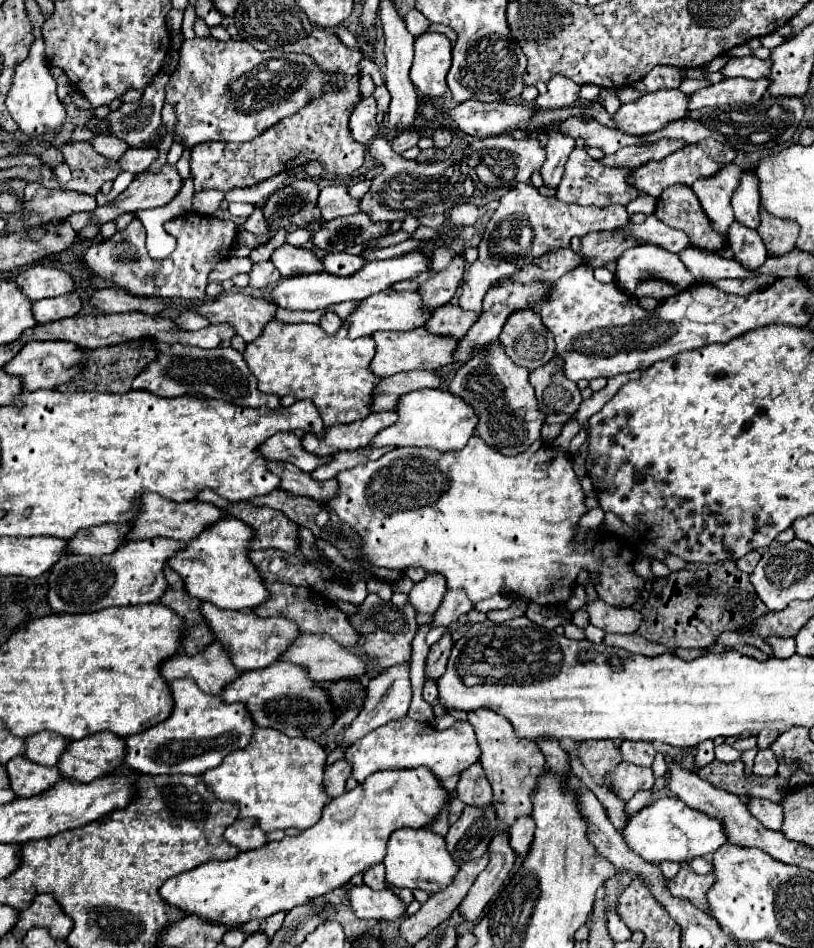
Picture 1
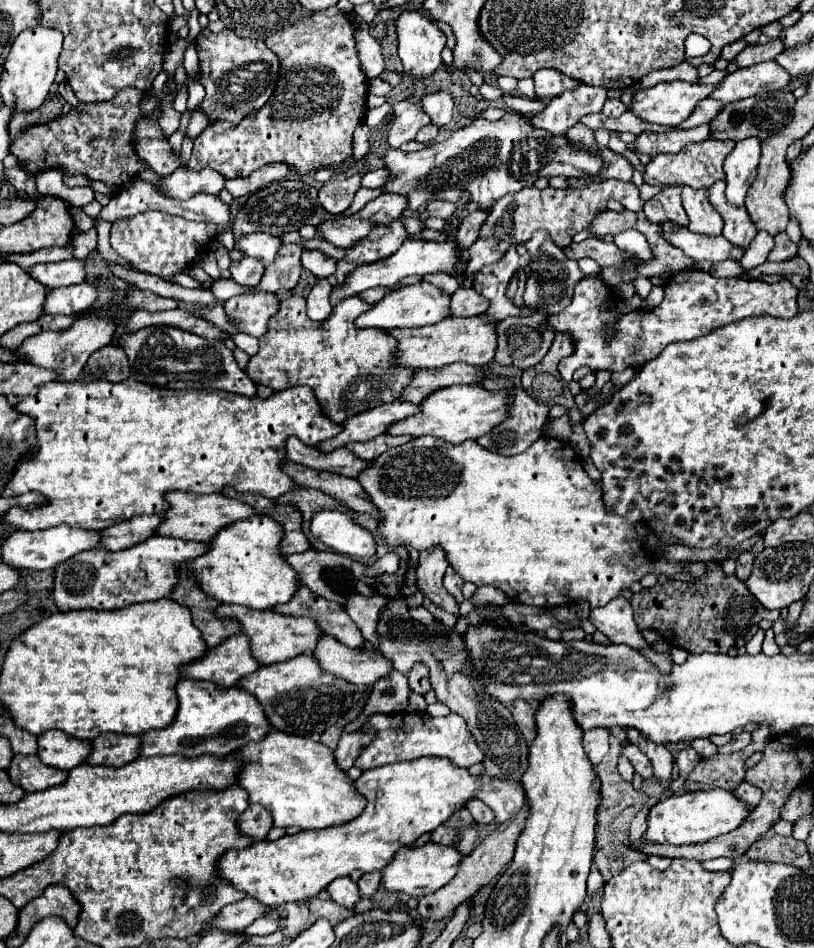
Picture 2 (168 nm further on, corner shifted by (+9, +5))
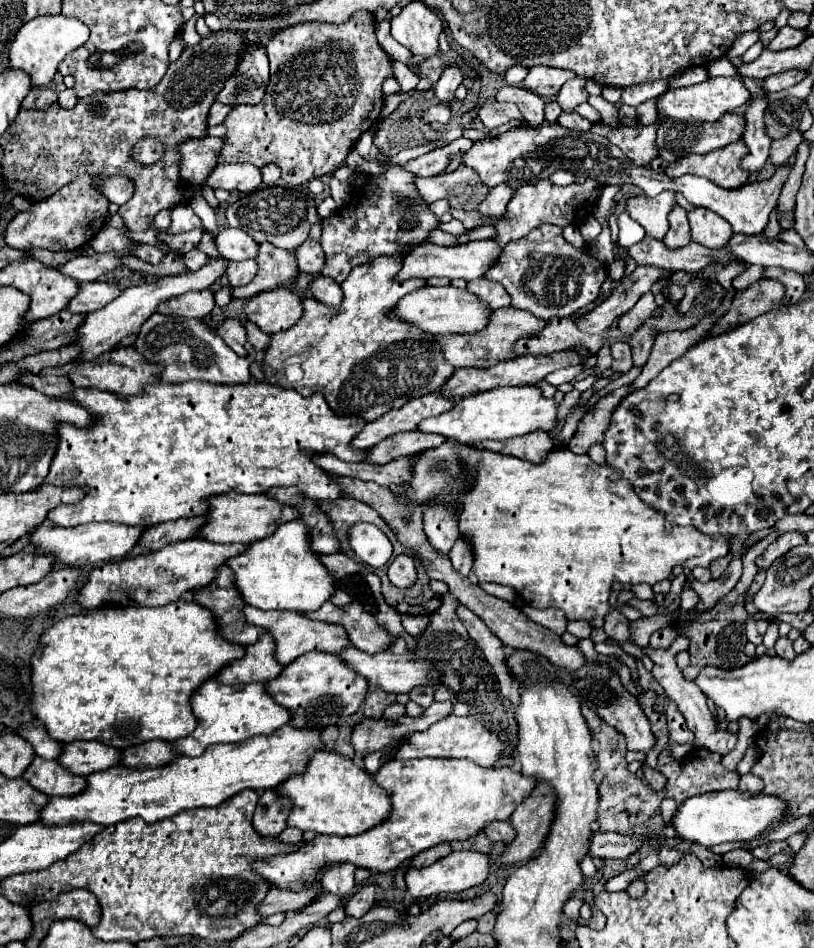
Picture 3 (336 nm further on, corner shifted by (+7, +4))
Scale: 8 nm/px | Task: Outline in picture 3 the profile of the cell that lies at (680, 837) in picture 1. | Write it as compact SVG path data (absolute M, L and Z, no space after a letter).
M712 791L704 795L688 797L678 805L670 819L670 825L680 839L700 843L704 847L714 847L726 841L750 841L758 837L768 825L778 821L784 813L784 803L778 797L764 793L740 793L740 791Z

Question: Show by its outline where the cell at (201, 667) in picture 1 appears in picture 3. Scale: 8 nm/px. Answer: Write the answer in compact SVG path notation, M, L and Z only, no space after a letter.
M264 633L254 645L246 647L244 657L228 663L214 675L218 683L240 685L240 683L266 683L282 671L282 665L274 659L274 641Z

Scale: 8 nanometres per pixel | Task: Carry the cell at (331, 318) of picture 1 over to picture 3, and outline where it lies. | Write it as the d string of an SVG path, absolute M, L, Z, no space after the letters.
M316 275L314 281L310 283L310 291L312 297L332 309L338 309L338 305L342 303L342 291L340 285L332 279L332 277L324 277L324 275Z

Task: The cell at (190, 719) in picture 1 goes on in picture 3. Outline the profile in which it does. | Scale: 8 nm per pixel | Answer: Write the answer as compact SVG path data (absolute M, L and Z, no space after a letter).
M214 679L204 681L190 697L190 705L196 715L196 729L182 737L172 741L178 755L198 757L204 753L208 745L216 743L242 743L246 739L258 737L258 735L272 735L276 729L286 725L290 721L290 713L276 705L274 699L264 689L264 683L248 683L248 685L222 685Z

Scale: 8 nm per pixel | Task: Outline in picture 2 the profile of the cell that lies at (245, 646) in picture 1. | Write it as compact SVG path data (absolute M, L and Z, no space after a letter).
M220 604L220 608L216 610L216 614L220 618L234 618L242 624L242 632L250 638L252 642L252 654L260 664L276 664L276 662L284 662L290 660L294 656L312 652L318 644L318 640L322 638L322 628L312 620L312 618L294 618L294 616L284 616L278 614L274 610L252 610L246 606L238 606L238 604Z

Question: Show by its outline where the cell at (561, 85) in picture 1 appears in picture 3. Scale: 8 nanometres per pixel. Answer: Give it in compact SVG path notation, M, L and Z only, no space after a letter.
M532 67L524 79L524 87L534 91L540 97L554 97L560 87L574 79L576 73L568 69L554 69L554 67Z

